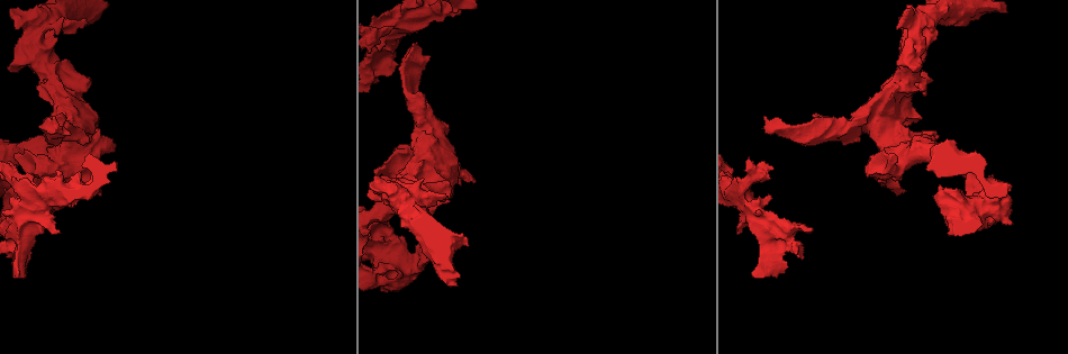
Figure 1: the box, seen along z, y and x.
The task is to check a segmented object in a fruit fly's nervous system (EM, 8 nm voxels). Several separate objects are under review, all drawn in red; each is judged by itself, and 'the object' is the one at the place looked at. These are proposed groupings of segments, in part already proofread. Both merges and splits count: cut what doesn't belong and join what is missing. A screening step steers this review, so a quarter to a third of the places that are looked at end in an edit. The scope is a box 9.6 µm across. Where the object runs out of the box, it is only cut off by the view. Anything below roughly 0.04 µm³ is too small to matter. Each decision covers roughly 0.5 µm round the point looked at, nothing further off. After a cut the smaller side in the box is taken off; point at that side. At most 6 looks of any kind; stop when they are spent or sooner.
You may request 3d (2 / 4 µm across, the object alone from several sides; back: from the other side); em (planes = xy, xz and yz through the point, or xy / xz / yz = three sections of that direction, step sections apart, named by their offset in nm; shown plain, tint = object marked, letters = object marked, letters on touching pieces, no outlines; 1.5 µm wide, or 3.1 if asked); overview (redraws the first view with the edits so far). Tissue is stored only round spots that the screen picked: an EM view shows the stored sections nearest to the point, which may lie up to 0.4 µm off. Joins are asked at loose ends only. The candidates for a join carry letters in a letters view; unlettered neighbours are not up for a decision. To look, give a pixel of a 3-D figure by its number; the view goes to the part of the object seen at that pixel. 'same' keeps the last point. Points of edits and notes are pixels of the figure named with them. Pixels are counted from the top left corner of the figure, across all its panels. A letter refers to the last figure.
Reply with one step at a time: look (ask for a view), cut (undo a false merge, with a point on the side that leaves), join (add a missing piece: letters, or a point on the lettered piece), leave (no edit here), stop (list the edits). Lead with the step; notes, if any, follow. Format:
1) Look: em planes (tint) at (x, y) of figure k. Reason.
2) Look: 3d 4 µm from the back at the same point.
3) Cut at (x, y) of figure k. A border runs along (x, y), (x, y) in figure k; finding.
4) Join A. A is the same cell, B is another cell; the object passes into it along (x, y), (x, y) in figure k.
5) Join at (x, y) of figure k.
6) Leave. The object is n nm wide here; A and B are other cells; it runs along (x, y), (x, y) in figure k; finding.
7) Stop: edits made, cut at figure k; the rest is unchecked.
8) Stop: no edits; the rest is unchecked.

Look: 3d 4 µm at (1012, 222) of figure 1. An open end.

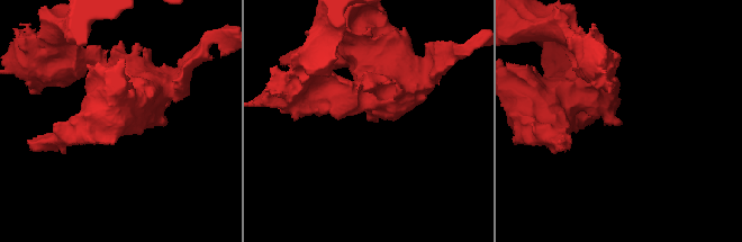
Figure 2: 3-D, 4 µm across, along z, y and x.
Look: em planes (plain) at (369, 119) of figure 2. Now the EM.

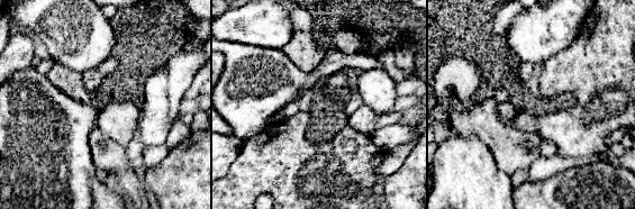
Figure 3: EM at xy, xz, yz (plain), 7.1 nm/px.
Look: em planes (letters) at the same point.

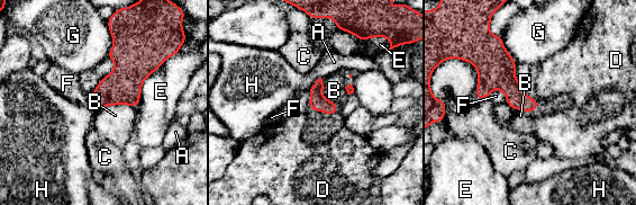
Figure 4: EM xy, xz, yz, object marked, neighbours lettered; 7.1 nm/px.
Leave. The longest contact is with E, 360 nm; A, B, C, D, E, F, G and H are other cells; a border runs along (135, 107), (103, 106), (97, 110) in figure 4; no lettered piece goes on from it.

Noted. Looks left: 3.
Look: em yz step 8 (tint) at (966, 193) of figure 1. Branch stops here.

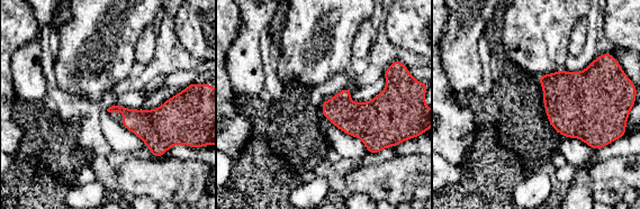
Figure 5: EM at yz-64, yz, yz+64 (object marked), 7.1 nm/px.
Look: em planes (letters) at the same point. Another direction.

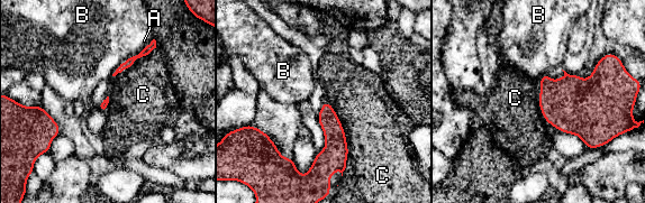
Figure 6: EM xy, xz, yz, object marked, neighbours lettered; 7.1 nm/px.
Leave. A, B and C are other cells; a border runs along (324, 99), (345, 134), (342, 176) in figure 6; no lettered piece goes on from it.

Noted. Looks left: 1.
Stop: no edits; the rest is unchecked.

